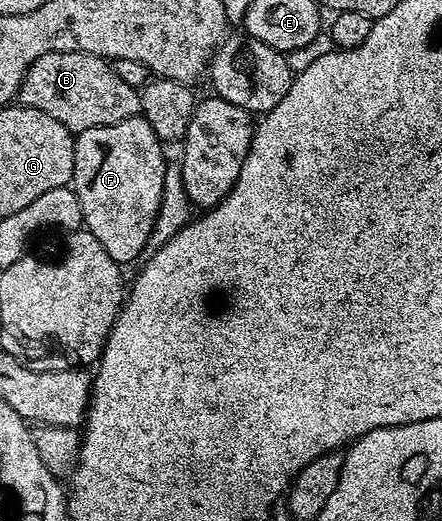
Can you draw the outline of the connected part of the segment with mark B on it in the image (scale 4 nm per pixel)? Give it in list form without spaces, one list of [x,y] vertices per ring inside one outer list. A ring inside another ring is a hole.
[[[48,52],[43,54],[43,58],[35,58],[23,78],[16,99],[24,107],[51,114],[55,122],[67,126],[74,134],[95,126],[123,122],[141,111],[140,91],[127,86],[105,57],[86,52]]]

